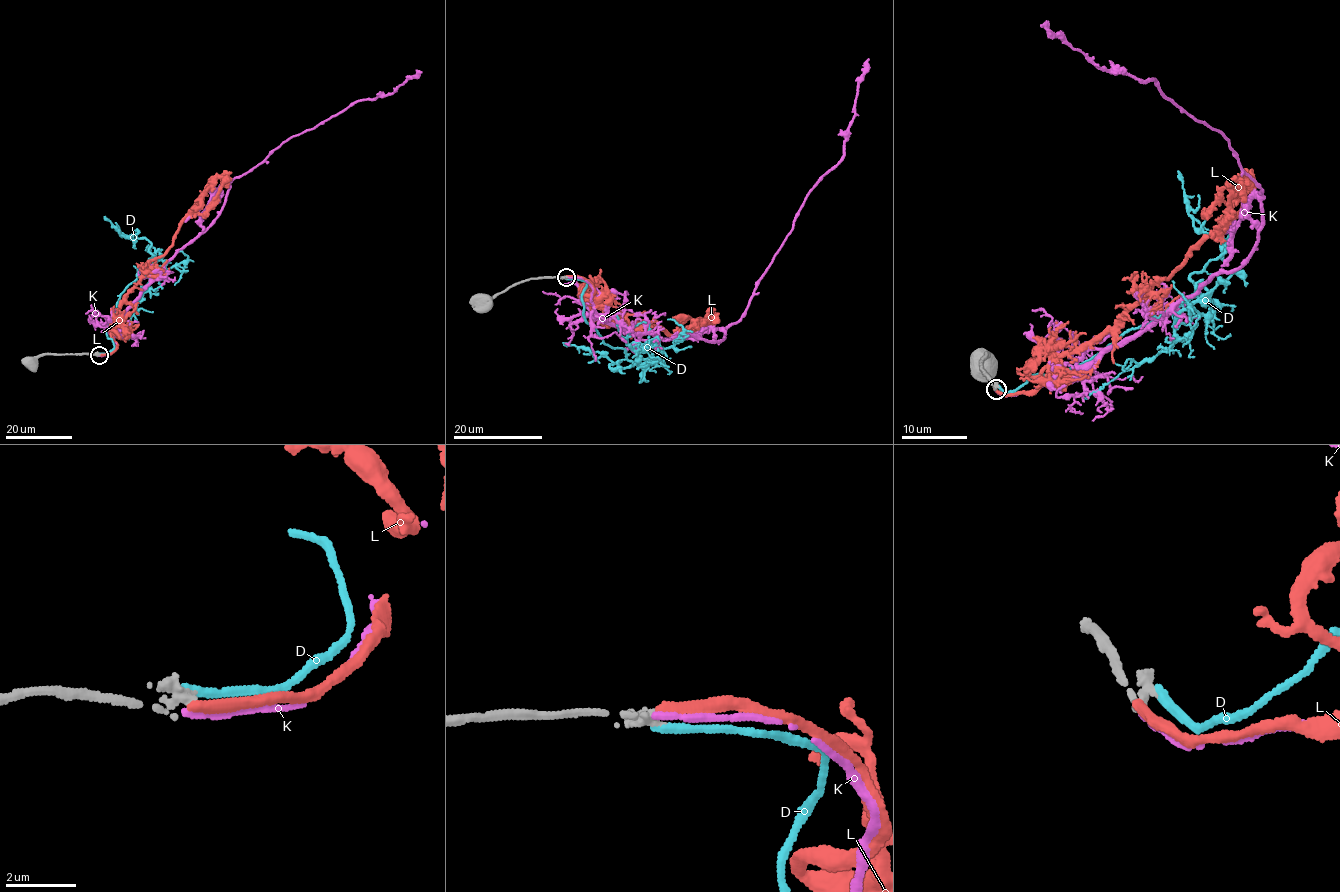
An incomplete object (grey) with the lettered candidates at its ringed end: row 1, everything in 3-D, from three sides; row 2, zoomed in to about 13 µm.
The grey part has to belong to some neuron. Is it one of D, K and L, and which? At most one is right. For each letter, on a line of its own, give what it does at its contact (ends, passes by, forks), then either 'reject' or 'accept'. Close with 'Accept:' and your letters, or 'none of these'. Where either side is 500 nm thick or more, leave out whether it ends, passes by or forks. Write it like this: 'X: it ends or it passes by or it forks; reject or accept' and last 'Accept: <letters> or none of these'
D: it ends; reject
K: it ends; accept
L: it ends; reject
Accept: K

